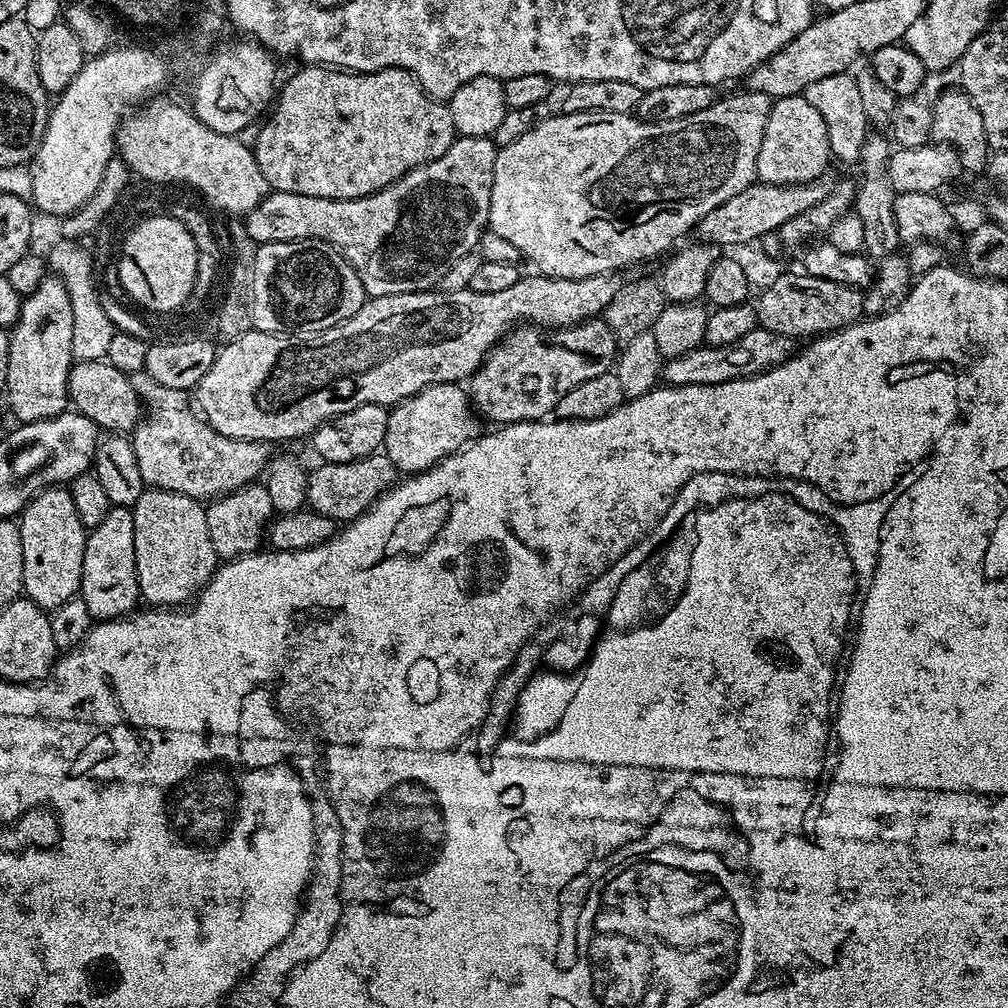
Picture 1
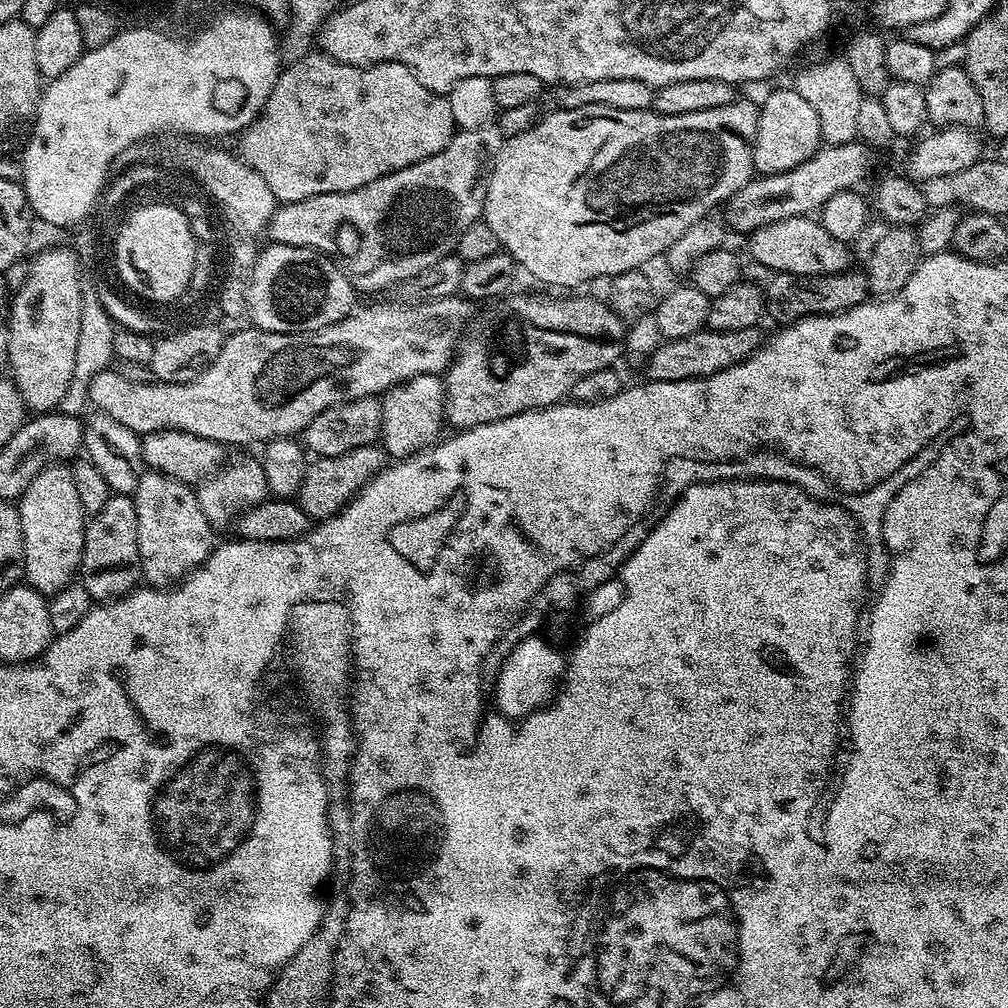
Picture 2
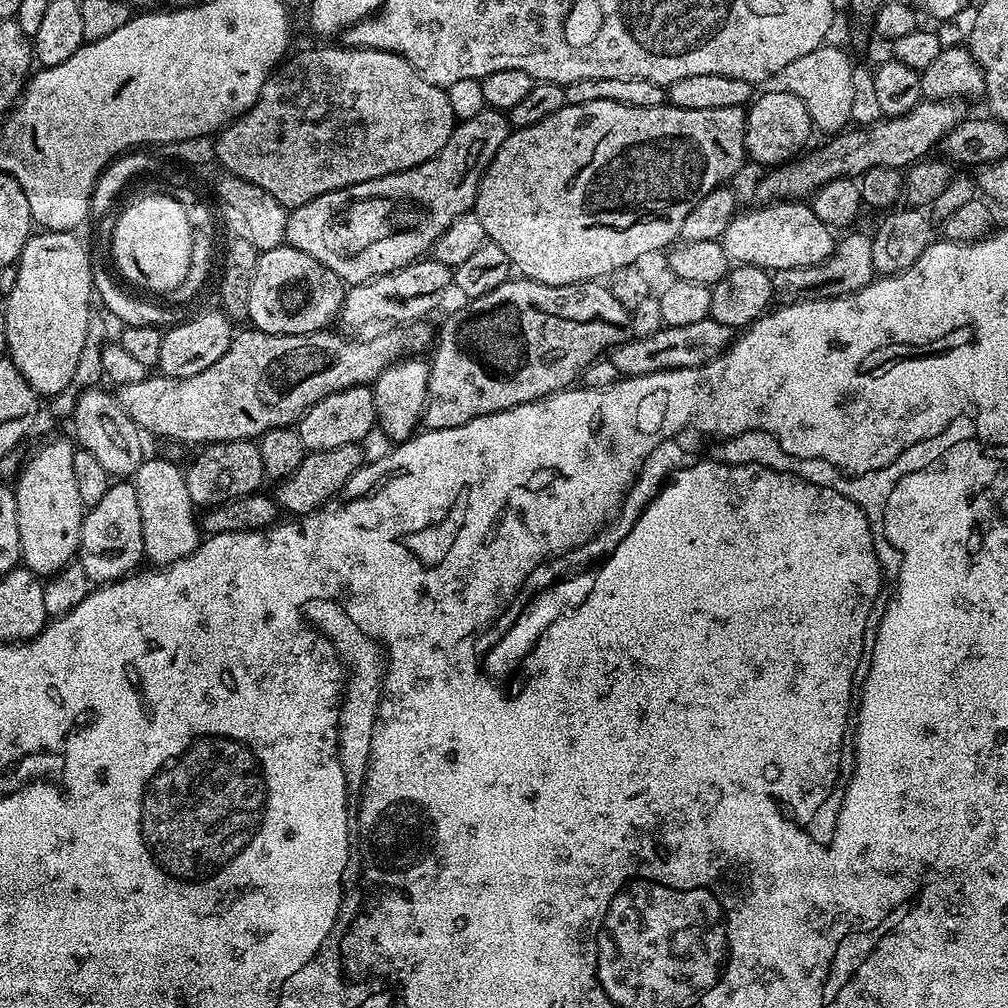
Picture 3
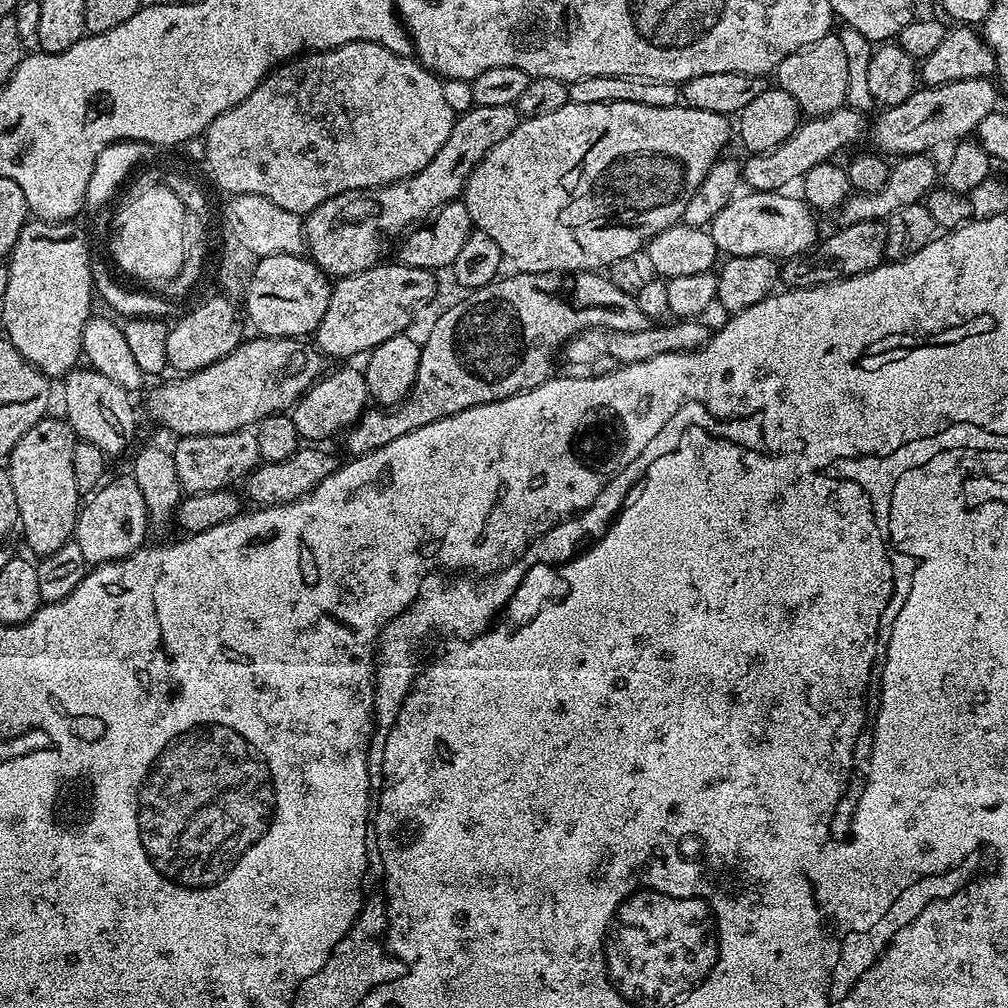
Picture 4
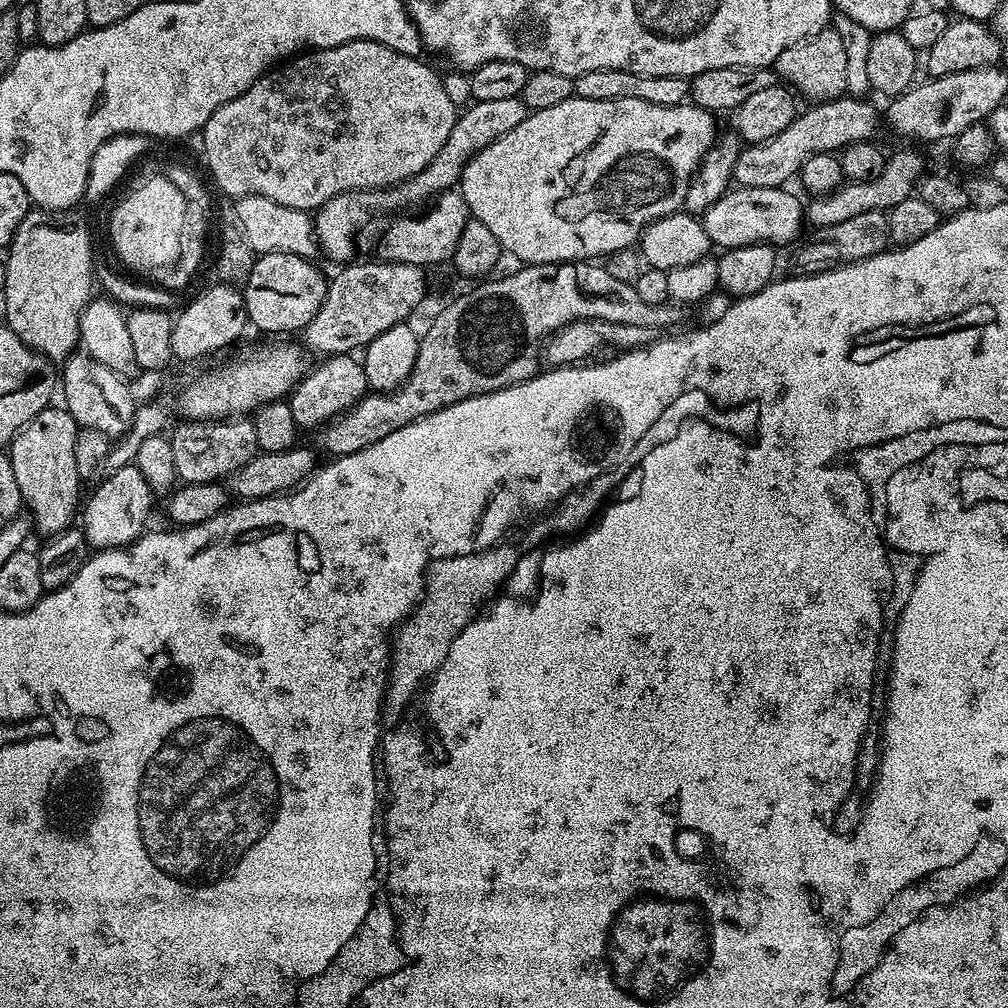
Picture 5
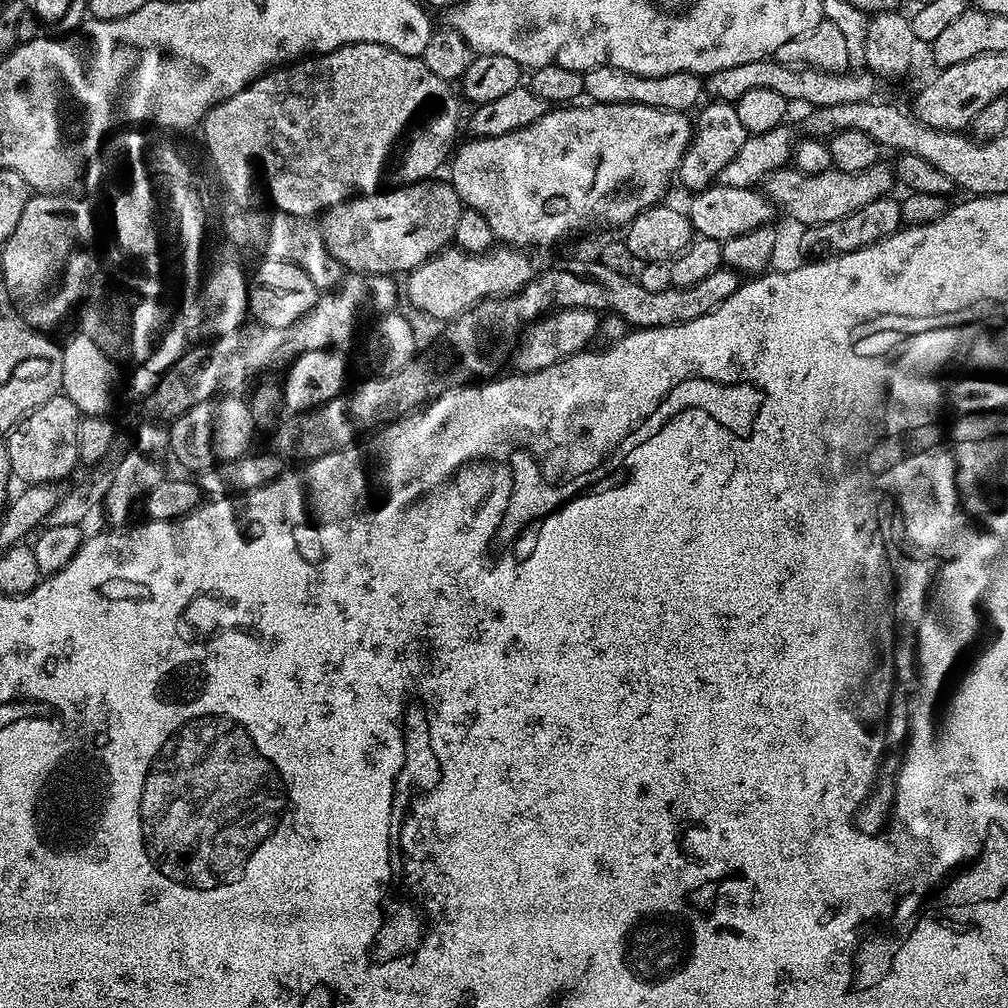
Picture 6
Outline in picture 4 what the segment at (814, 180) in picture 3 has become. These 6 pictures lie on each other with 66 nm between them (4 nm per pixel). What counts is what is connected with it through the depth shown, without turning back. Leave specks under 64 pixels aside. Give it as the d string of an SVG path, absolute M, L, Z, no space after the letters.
M988 78L920 86L914 94L910 94L910 98L906 98L906 102L893 108L884 108L881 116L871 121L866 136L872 139L871 147L888 158L928 154L933 151L931 148L940 148L948 143L951 145L971 137L982 118L997 111L996 96L997 85Z

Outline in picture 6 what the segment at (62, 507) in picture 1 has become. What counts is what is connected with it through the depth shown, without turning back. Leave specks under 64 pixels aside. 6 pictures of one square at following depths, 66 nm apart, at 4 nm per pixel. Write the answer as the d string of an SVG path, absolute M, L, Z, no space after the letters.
M63 394L51 396L42 406L28 413L11 432L6 443L10 454L12 475L25 485L55 484L78 468L78 422L81 413Z

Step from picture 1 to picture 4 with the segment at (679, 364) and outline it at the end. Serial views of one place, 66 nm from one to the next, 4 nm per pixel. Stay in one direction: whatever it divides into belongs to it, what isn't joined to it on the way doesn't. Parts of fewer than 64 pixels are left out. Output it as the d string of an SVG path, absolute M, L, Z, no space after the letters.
M684 318L679 322L672 322L669 328L656 328L649 326L646 330L610 330L609 328L587 328L584 332L579 332L577 336L572 336L562 349L562 356L572 364L586 366L594 362L594 358L609 356L614 358L617 365L633 364L634 362L646 362L646 358L654 358L658 354L667 352L691 352L697 348L704 347L710 339L710 328L700 324L699 319Z

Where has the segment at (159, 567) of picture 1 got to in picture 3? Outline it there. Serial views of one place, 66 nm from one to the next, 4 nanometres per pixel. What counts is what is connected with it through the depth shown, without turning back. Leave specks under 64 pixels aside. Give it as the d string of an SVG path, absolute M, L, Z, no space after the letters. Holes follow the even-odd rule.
M162 457L145 458L138 466L131 484L138 494L138 511L142 514L142 542L144 555L153 565L163 566L192 553L202 539L198 523L198 508L186 490L185 469ZM197 512L197 514L196 514Z

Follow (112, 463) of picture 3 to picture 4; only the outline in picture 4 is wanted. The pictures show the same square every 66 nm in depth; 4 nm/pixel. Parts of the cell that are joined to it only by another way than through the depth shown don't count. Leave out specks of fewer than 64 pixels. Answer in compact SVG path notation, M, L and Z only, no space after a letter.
M77 366L63 377L63 419L75 430L80 440L98 446L105 456L115 458L132 444L136 436L136 412L132 409L129 389L118 386L106 374L98 374L91 366Z

